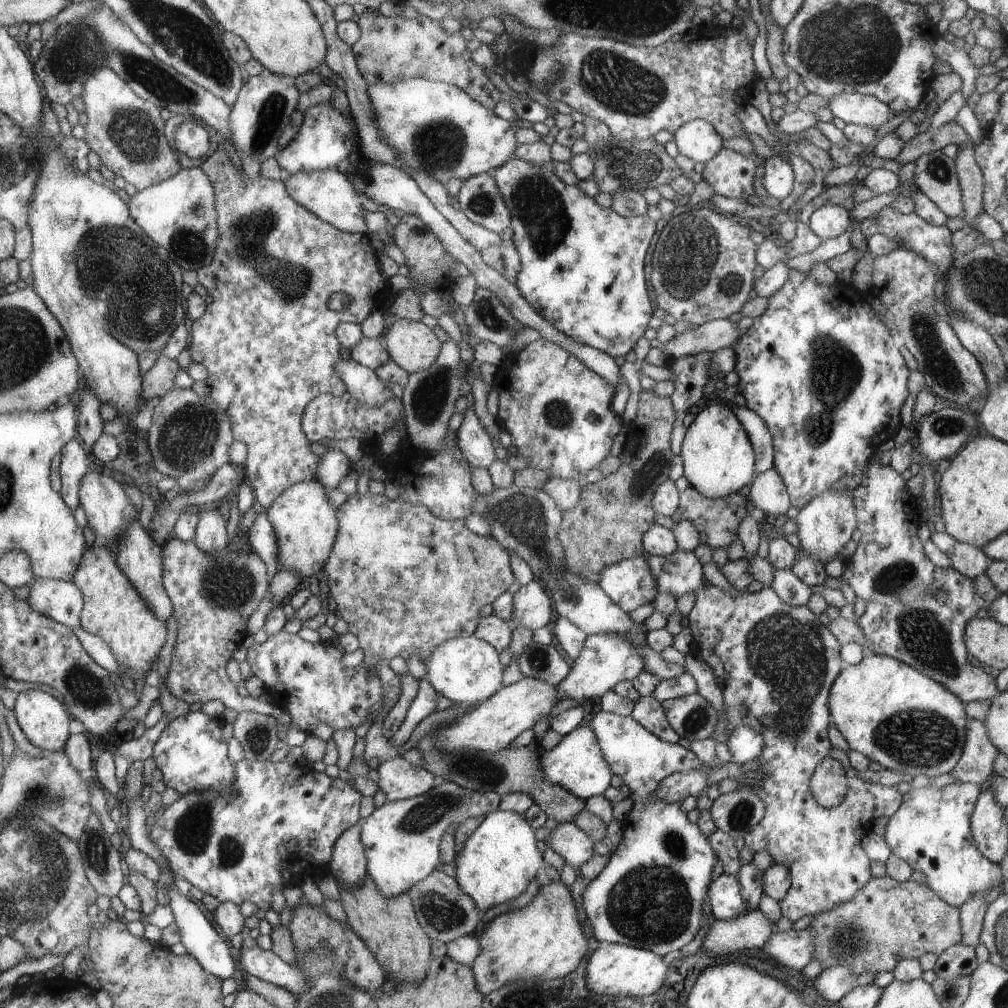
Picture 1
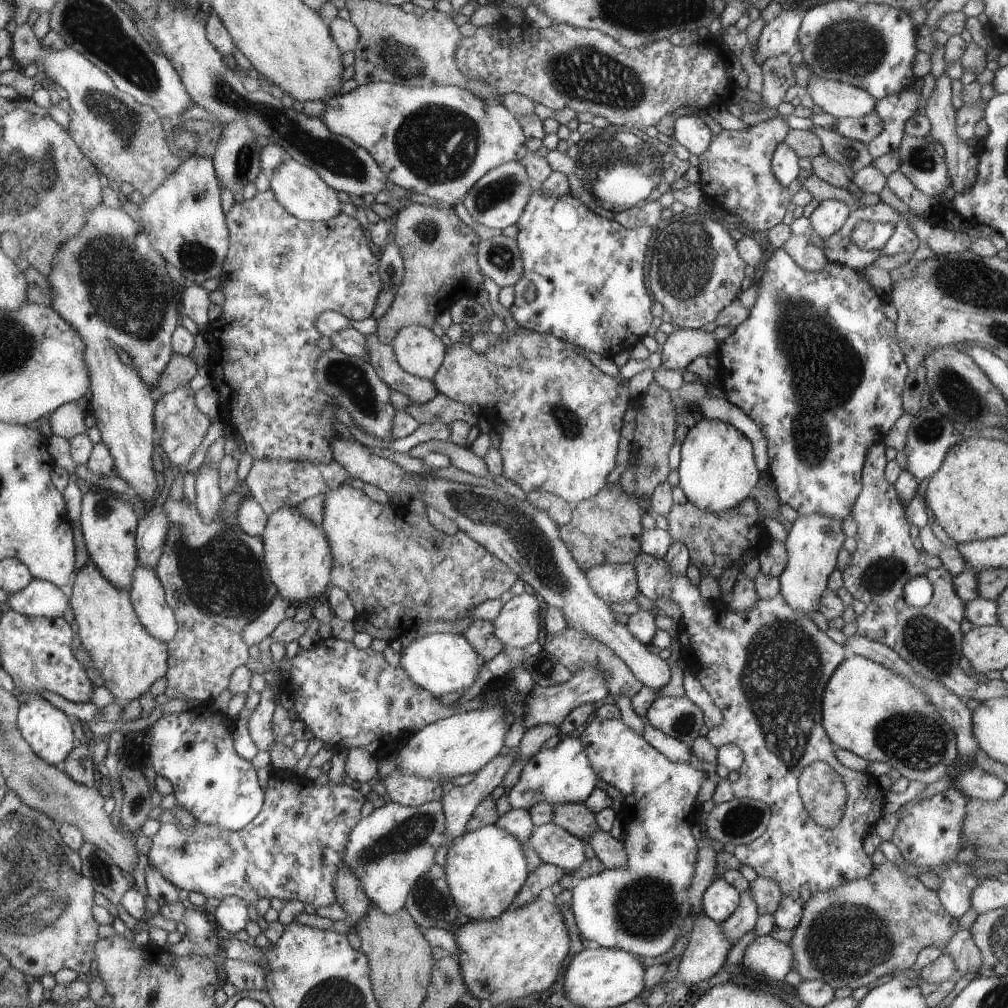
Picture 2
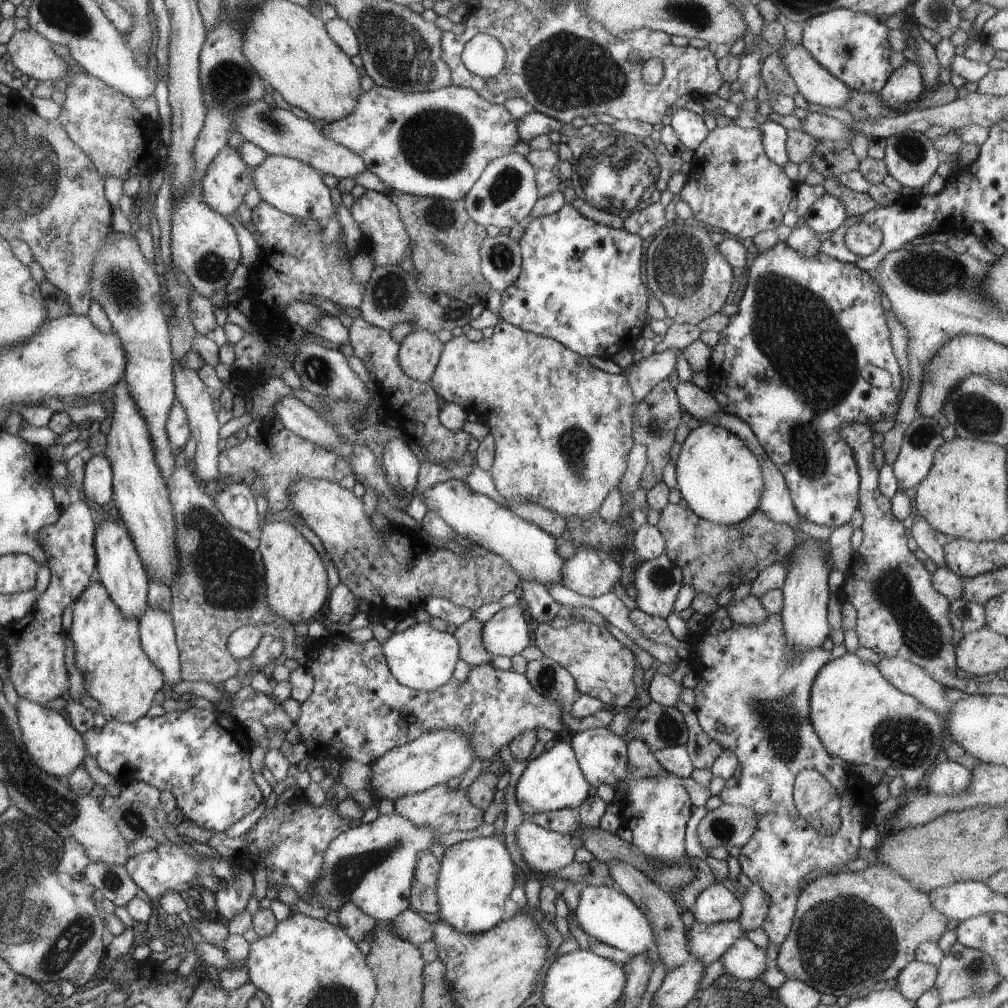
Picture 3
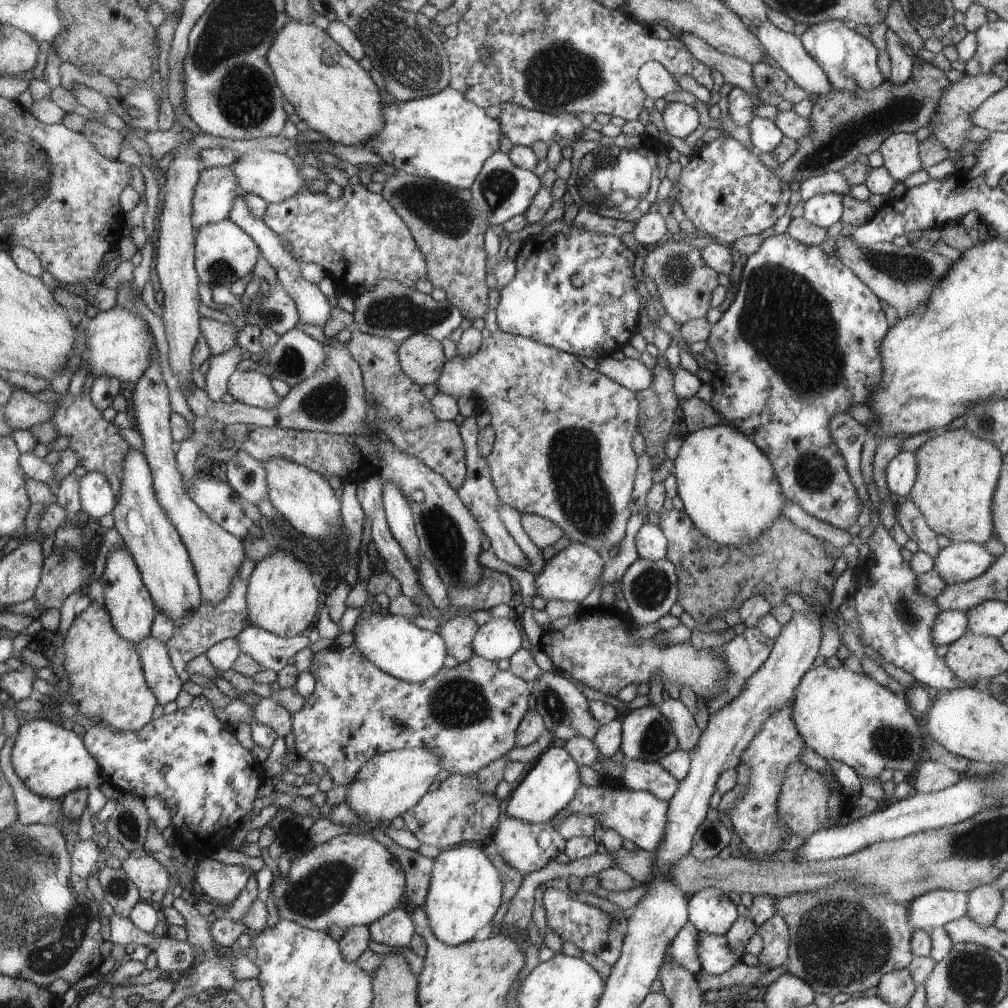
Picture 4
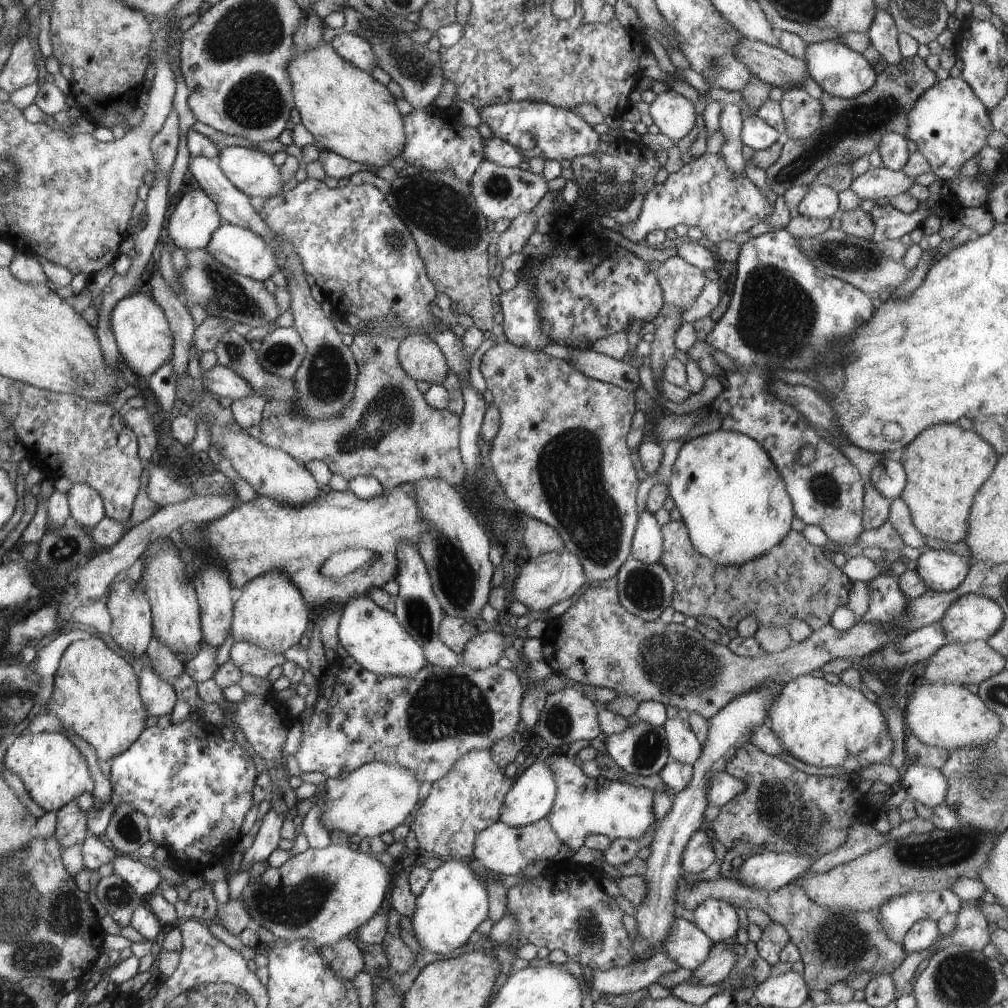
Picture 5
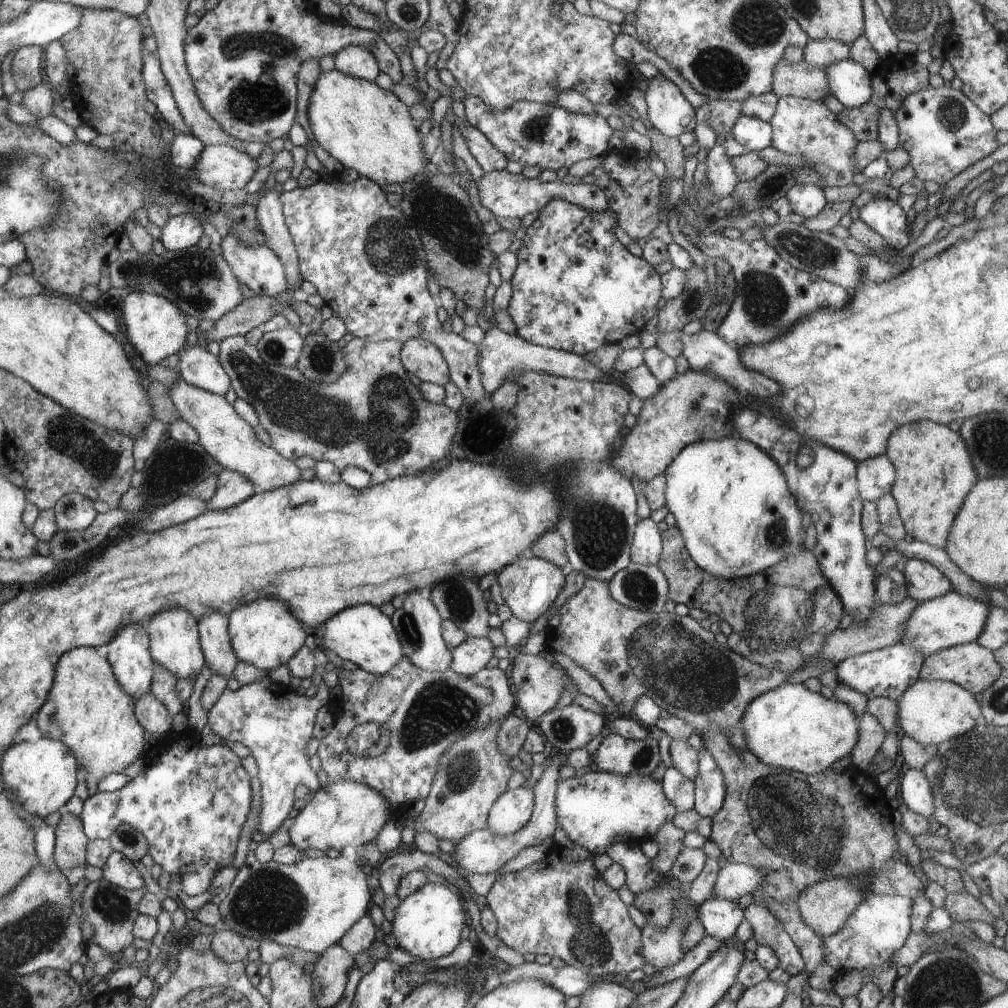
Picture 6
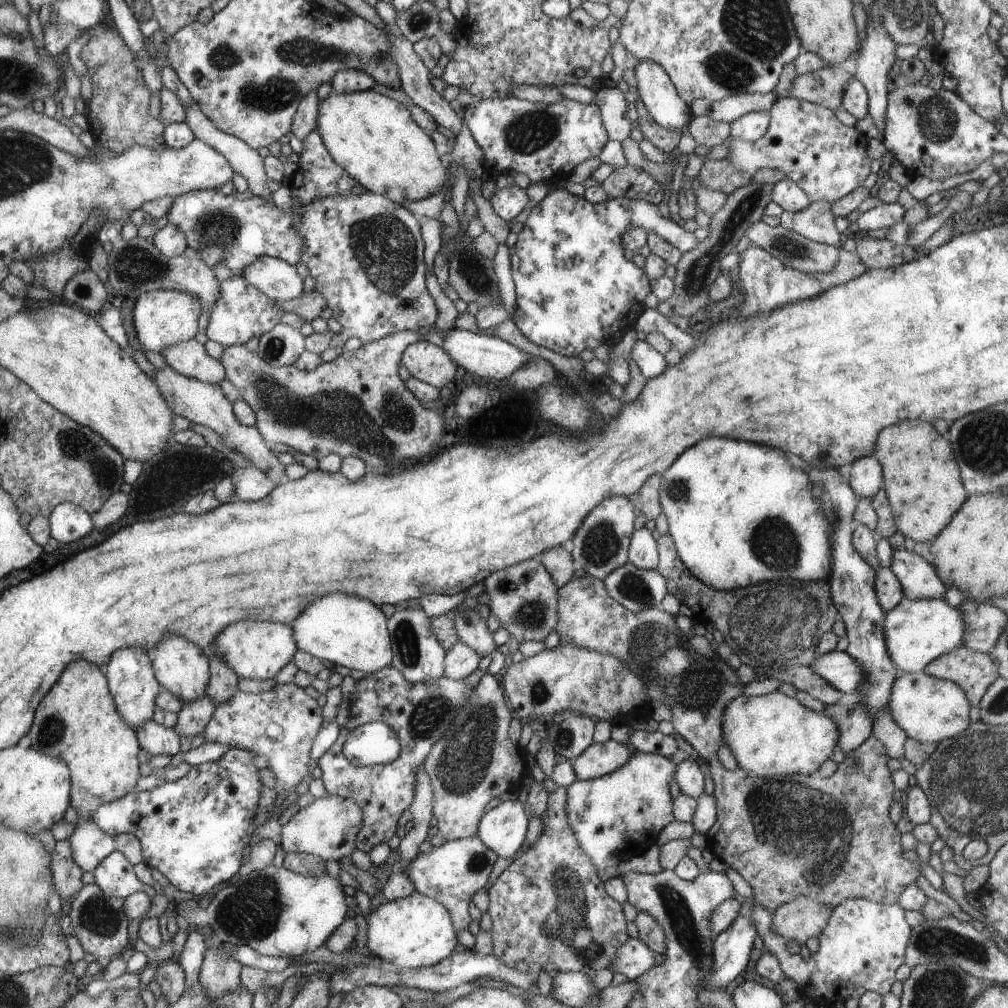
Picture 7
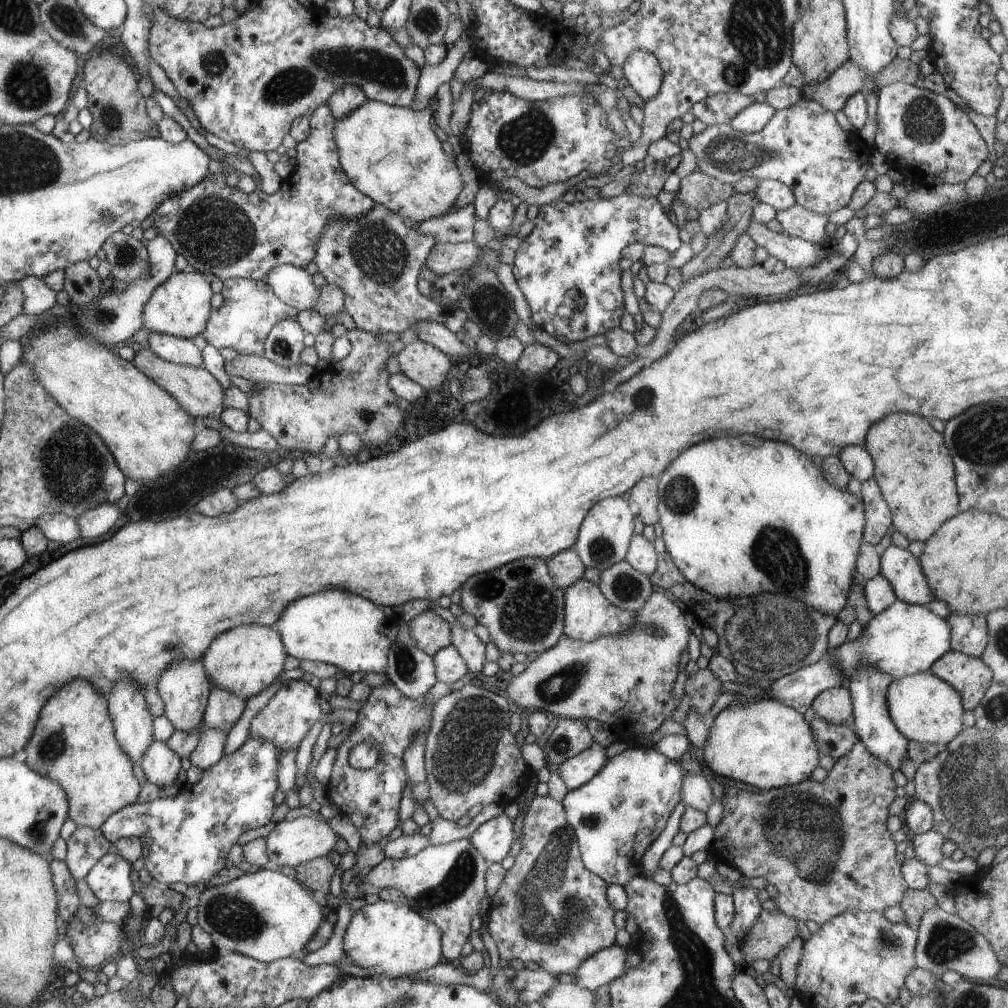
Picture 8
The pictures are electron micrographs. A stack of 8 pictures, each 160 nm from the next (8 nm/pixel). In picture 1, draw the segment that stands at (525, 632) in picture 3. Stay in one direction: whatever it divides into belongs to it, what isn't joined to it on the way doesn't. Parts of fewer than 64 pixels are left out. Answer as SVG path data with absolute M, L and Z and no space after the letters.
M536 579L513 594L513 609L508 620L512 630L525 628L536 632L547 626L552 618L552 601L543 586Z

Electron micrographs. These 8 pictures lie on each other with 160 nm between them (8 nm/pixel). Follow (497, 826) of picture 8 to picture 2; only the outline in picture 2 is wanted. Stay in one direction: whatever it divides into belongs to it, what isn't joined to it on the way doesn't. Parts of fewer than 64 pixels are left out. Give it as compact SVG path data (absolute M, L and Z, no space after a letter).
M562 736L552 749L541 749L526 761L518 782L507 791L506 796L514 809L531 809L540 803L583 803L596 788L598 775L590 766L580 739Z

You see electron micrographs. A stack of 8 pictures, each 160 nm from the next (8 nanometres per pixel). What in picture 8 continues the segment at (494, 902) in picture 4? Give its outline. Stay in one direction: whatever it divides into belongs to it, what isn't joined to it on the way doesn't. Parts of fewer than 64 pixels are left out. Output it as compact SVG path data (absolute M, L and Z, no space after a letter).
M379 901L364 905L352 915L342 940L343 957L364 968L370 976L415 975L443 960L438 927L408 905Z

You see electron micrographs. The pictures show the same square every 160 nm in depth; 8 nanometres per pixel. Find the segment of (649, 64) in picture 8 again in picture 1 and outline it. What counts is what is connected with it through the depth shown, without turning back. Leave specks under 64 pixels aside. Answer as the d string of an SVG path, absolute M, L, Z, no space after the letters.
M694 119L673 133L678 150L694 162L706 162L722 148L722 137L704 119Z

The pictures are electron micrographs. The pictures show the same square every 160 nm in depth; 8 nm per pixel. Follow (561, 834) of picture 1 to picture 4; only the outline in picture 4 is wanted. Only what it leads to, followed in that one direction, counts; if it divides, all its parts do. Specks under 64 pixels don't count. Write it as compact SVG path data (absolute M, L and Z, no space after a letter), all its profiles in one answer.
M504 812L500 814L498 828L492 836L500 856L518 870L520 874L532 874L543 872L545 867L554 859L565 852L566 840L556 832L554 826L548 821L544 823L528 823L507 816Z

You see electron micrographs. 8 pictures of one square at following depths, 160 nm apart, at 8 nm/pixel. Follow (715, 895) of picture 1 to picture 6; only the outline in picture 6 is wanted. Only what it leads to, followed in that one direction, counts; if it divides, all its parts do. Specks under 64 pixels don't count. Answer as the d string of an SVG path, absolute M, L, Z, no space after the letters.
M712 898L698 907L697 918L704 927L705 935L724 942L734 938L745 915L738 902Z

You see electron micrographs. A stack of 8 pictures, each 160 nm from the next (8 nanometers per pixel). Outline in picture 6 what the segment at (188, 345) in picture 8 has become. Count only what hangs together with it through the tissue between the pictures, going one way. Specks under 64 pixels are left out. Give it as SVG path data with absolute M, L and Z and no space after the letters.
M199 345L187 347L179 354L180 362L176 368L187 384L216 395L227 394L231 381L216 356Z

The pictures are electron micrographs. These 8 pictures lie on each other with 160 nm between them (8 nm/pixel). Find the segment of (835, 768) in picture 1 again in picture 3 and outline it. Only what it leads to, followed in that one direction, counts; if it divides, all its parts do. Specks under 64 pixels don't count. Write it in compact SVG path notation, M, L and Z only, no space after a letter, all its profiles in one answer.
M805 769L796 776L794 784L794 803L796 804L796 809L801 819L809 826L812 826L816 832L819 830L825 833L827 837L831 837L840 830L842 804L840 794L836 792L833 782L828 780L824 774L820 774L818 770Z

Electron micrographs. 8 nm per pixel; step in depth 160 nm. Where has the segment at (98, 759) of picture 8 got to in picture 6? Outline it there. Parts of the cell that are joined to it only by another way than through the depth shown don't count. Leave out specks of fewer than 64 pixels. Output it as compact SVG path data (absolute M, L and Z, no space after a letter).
M78 647L61 656L53 688L44 706L36 714L41 736L69 745L84 770L84 782L90 795L96 795L98 783L112 772L123 773L143 754L144 729L138 724L135 700L116 680L106 658L94 647Z

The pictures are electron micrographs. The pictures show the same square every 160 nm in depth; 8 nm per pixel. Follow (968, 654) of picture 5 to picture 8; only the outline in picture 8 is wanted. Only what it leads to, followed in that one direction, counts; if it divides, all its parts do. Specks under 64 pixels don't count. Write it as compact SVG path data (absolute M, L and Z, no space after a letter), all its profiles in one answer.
M952 649L936 659L929 672L961 694L964 710L974 710L993 683L993 670L980 657L971 657Z

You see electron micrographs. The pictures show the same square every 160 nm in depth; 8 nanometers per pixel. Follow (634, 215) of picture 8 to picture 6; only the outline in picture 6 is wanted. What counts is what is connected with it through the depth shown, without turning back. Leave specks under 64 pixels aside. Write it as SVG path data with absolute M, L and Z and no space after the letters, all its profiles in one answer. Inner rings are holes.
M557 199L552 200L546 207L543 207L534 220L534 224L526 230L526 236L522 238L522 248L518 250L518 266L514 270L511 278L513 289L509 308L507 309L510 319L516 327L515 335L523 340L540 347L555 349L576 354L584 357L595 352L599 347L605 345L618 344L627 336L640 335L646 328L650 319L657 312L657 305L661 298L661 280L654 267L646 263L642 258L636 258L615 237L616 217L609 209L602 211L586 211L580 206L568 203L567 201ZM715 233L697 237L692 239L696 248L707 259L724 260L737 282L734 303L716 332L728 345L740 348L771 342L808 314L824 308L843 308L851 298L851 293L844 288L791 268L762 238L745 242Z

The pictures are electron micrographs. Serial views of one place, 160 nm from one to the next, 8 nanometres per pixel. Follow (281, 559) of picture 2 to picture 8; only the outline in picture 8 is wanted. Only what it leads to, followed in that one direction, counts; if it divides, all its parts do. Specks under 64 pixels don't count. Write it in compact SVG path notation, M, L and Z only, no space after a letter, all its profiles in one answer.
M244 624L218 635L202 655L201 663L212 686L230 691L243 701L247 701L252 696L260 694L274 682L274 679L283 671L282 666L286 656L284 640L272 627Z

